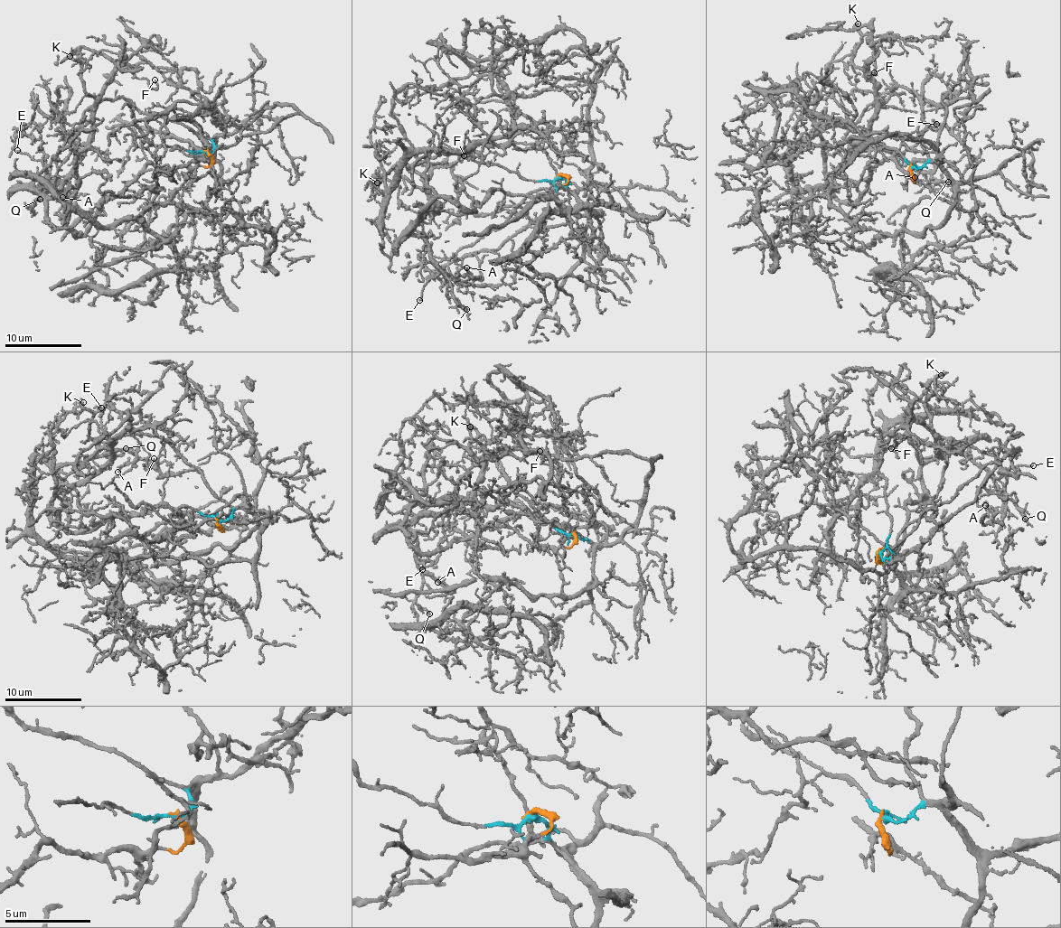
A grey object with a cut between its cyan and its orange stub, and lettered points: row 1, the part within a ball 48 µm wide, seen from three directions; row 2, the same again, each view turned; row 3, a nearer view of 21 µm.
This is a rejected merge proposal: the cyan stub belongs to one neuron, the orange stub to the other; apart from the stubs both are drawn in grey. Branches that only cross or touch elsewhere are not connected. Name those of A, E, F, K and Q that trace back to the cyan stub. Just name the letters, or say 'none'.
none

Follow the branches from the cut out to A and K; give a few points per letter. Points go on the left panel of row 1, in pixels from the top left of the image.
A: (207, 151), (211, 164), (145, 164), (74, 236), (51, 223), (39, 182), (42, 189), (63, 180), (61, 197)
K: (207, 151), (211, 164), (145, 164), (83, 232), (56, 228), (48, 201), (93, 131), (94, 100), (69, 55)

